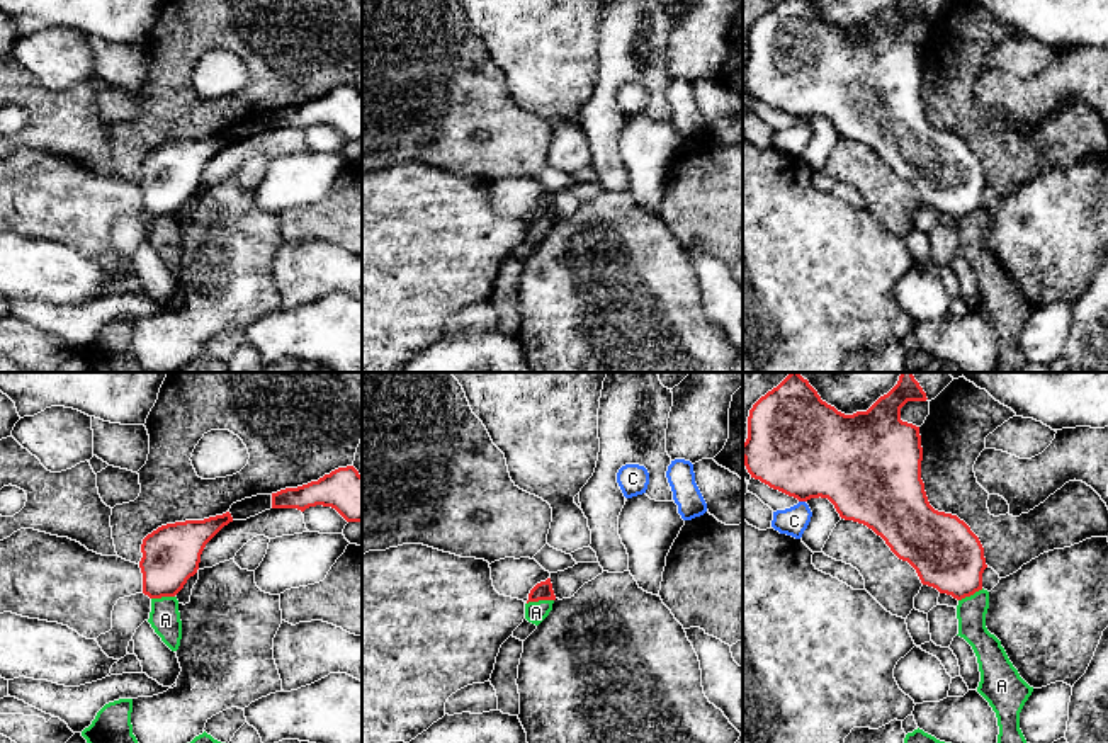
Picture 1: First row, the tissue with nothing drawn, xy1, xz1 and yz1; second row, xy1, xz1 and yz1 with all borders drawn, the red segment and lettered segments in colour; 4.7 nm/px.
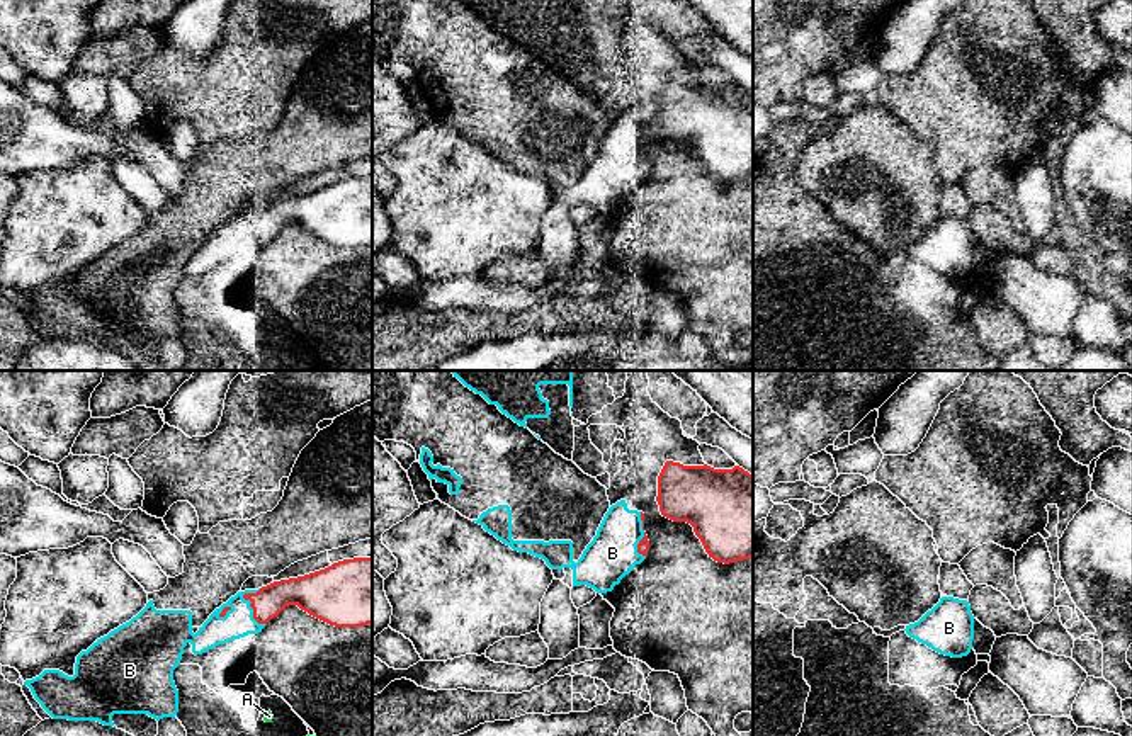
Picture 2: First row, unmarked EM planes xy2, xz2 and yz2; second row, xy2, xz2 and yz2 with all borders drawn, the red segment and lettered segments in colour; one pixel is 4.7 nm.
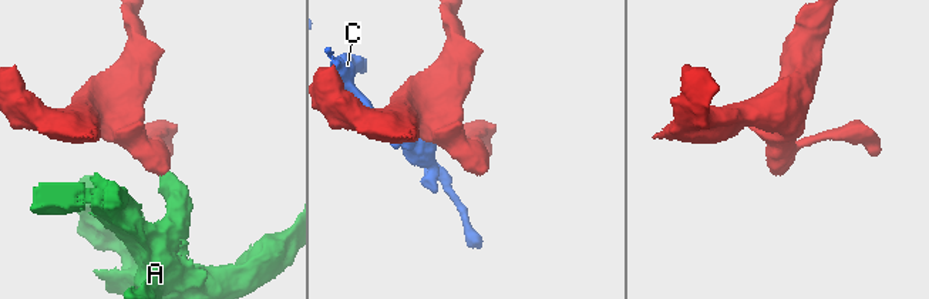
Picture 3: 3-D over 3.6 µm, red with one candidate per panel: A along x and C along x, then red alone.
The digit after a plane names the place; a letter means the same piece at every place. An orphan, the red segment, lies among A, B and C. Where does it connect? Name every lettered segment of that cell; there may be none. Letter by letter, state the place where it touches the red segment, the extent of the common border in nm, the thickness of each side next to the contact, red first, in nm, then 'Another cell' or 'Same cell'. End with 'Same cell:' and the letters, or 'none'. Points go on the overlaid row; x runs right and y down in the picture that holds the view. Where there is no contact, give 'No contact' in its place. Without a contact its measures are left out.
A: Touches red at xz1 (539, 599). Shared border 130 nm. Thickness 90 nm (red) against 100 nm. Another cell
B: Touches red at xy2 (252, 607). Shared border 180 nm. Thickness 150 nm (red) against 140 nm. Same cell
C: Touches red at yz1 (802, 500). Shared border 30 nm. Thickness 480 nm (red) against 140 nm. Another cell
Same cell: B

